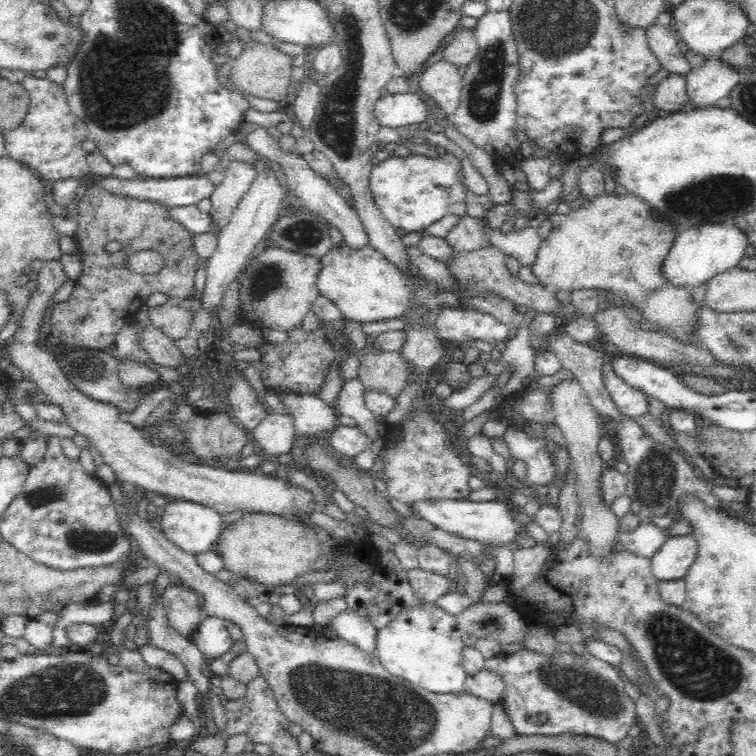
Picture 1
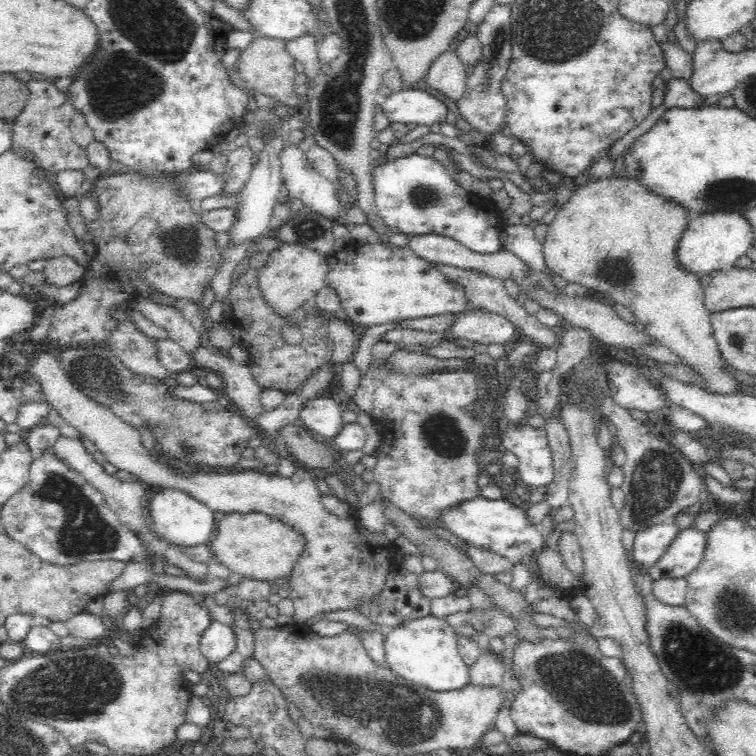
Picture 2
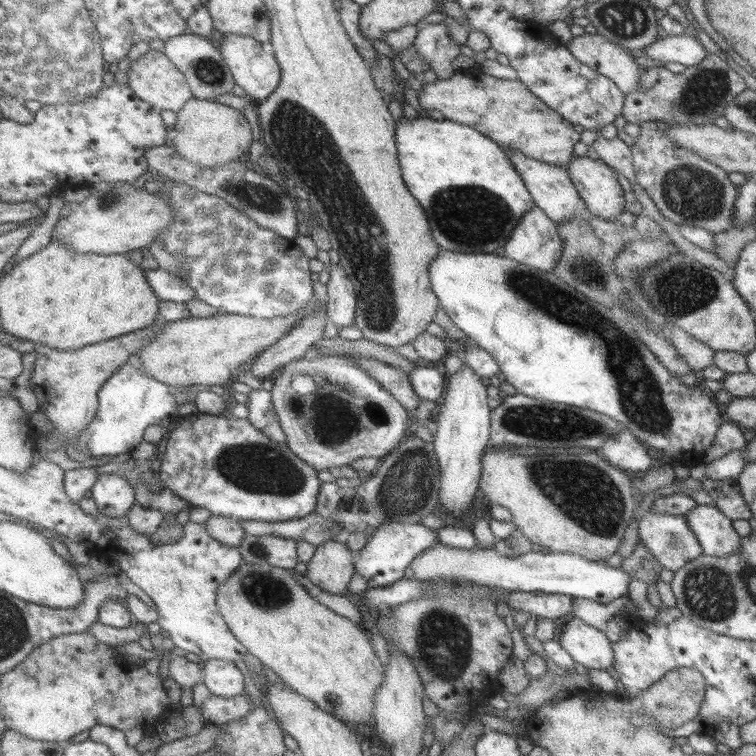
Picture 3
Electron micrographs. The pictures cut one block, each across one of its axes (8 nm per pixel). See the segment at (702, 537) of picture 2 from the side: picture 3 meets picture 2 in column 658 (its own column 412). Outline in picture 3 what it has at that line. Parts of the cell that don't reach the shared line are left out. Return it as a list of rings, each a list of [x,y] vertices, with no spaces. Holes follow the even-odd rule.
[[[436,544],[434,548],[418,555],[408,566],[407,577],[419,581],[437,578],[461,578],[490,588],[507,591],[519,590],[531,593],[566,594],[576,599],[590,599],[600,604],[608,604],[628,592],[632,581],[630,575],[620,567],[605,565],[604,561],[586,560],[577,554],[549,552],[528,552],[509,557],[493,549],[456,548],[448,544]]]

